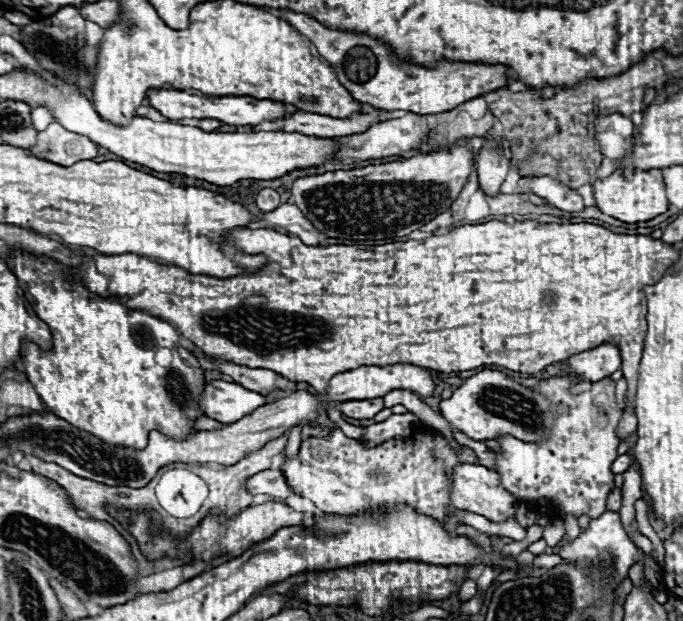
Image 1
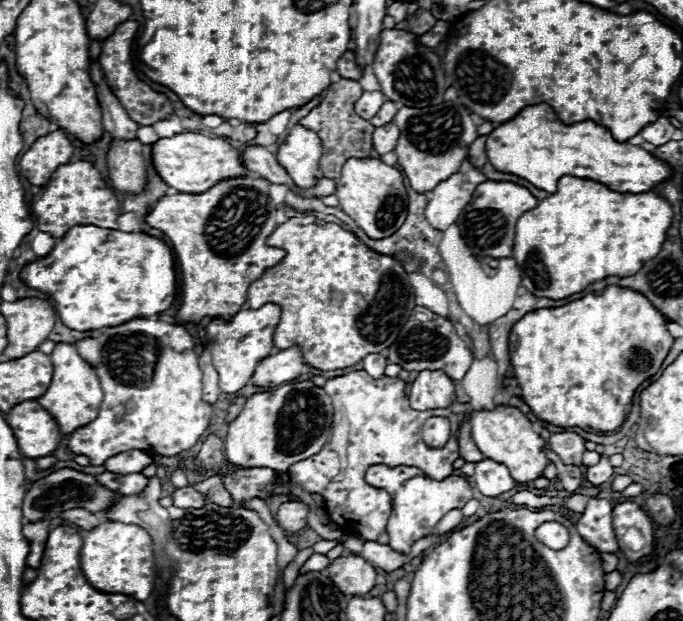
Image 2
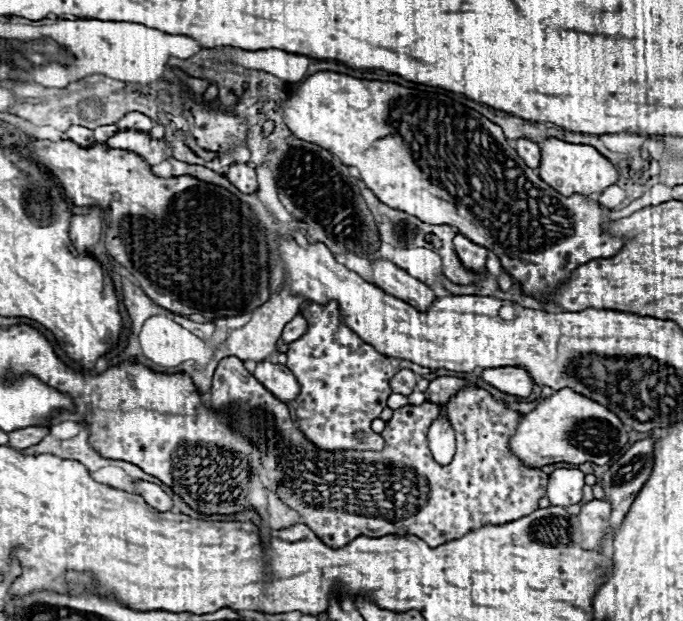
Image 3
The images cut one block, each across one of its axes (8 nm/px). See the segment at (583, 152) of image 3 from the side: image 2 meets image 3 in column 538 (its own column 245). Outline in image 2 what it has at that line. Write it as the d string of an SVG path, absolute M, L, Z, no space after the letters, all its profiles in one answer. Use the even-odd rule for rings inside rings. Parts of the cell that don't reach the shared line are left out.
M184 132L176 134L172 138L160 138L154 144L152 150L154 156L154 166L160 174L160 178L170 186L176 188L178 192L188 192L188 194L200 194L212 188L214 184L228 180L228 178L238 178L246 174L246 166L240 160L238 146L232 146L224 138L216 136L204 136L196 132Z

